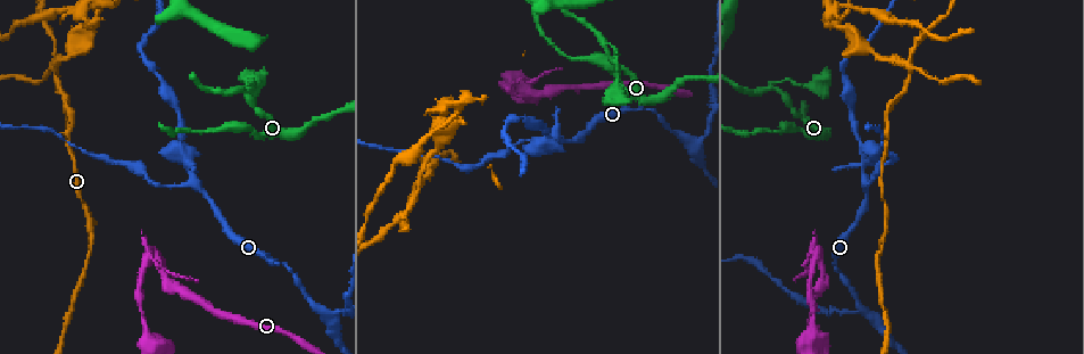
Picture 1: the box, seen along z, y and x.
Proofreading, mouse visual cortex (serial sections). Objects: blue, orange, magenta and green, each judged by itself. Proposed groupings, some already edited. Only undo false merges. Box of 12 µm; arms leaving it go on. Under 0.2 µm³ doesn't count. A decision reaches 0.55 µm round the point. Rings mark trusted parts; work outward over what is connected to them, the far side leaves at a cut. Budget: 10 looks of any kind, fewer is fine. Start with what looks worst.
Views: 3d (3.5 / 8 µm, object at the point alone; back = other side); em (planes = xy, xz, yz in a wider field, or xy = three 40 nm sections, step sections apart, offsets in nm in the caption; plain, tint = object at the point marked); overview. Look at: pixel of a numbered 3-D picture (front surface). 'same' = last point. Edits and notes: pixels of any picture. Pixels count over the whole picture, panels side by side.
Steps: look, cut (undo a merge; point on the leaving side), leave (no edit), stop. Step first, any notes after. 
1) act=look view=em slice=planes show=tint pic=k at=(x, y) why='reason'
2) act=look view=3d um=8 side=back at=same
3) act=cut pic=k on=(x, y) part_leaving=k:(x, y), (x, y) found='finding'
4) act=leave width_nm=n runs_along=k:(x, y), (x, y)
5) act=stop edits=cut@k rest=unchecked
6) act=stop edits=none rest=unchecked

act=look view=3d um=3.5 pic=1 at=(421, 185) why='four or more arms meet'

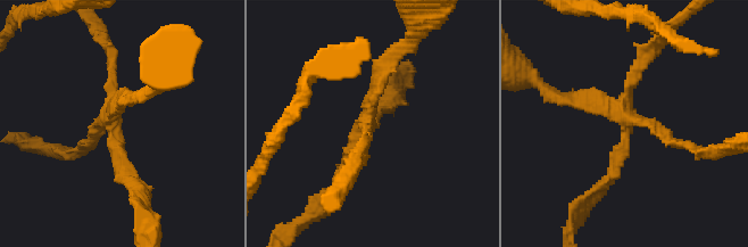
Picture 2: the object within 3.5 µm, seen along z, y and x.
act=look view=em slice=xy step=3 show=tint pic=2 at=(115, 122)

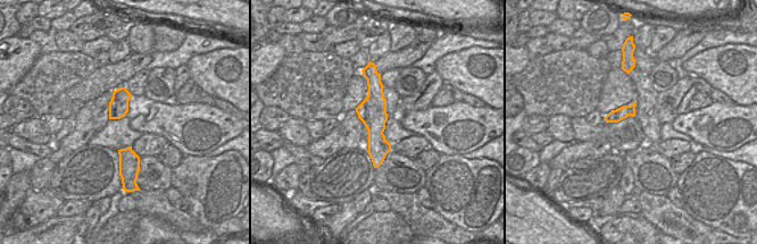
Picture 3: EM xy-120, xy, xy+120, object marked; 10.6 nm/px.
act=cut pic=2 on=(380, 82) width_nm=300 part_leaving=2:(367, 118), (377, 70), (416, 34) found='two cells meet here'

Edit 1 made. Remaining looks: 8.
act=look view=3d um=3.5 pic=1 at=(151, 260) why='abrupt turn'

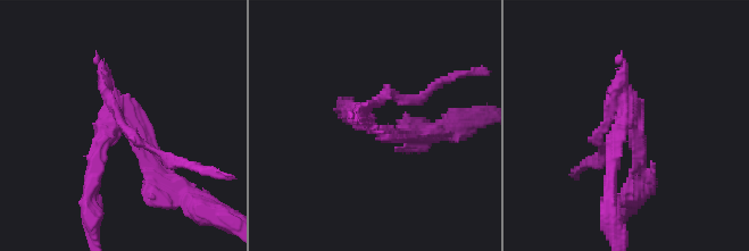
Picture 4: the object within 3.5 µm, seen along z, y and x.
act=look view=em slice=xy step=5 show=tint pic=4 at=(119, 122) why='shape alone is not enough'

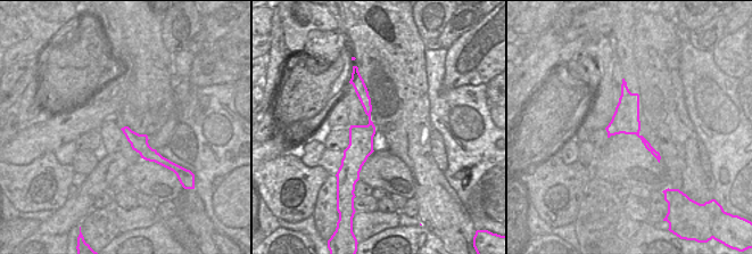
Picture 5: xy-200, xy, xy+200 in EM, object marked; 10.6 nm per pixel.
act=look view=em slice=xy step=2 show=tint at=same why='another direction'

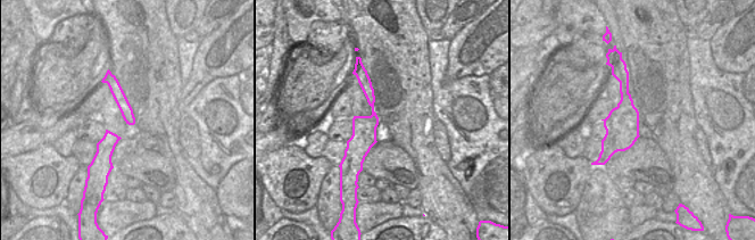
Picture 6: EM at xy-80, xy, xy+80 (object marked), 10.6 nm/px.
act=cut pic=4 on=(619, 131) part_leaving=4:(637, 136), (616, 136), (610, 199) found='a second cell is stuck on'

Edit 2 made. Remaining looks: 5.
act=look view=3d um=8 pic=1 at=(240, 90) why='a fork'

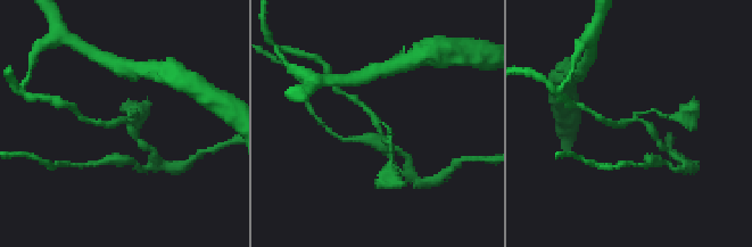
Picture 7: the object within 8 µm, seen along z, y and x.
act=look view=em slice=planes show=tint pic=7 at=(125, 118) arms=3 arm_widths_nm=150,200,200

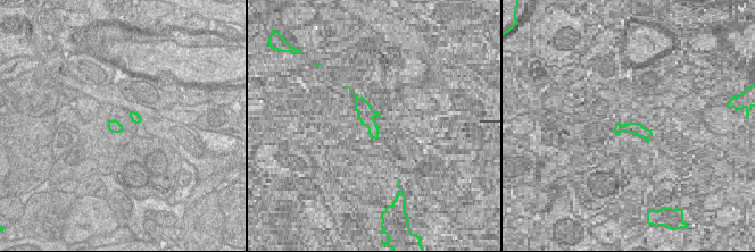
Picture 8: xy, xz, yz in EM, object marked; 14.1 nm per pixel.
act=leave runs_along=7:(139, 139), (125, 121), (135, 109) found='one cell here'

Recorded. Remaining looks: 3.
act=look view=3d um=3.5 pic=1 at=(861, 181) why='thin neck'

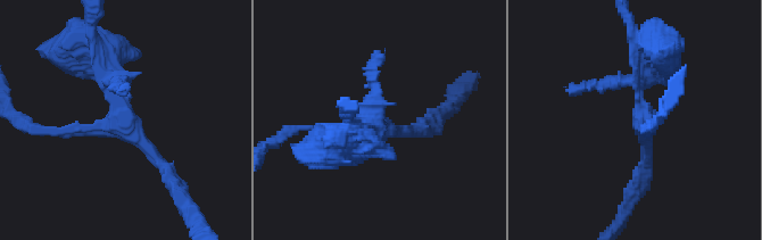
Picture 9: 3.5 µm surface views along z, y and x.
act=look view=em slice=xy step=3 show=tint pic=9 at=(127, 123) arms=3 arm_widths_nm=150,200,250 why='shape alone is not enough'

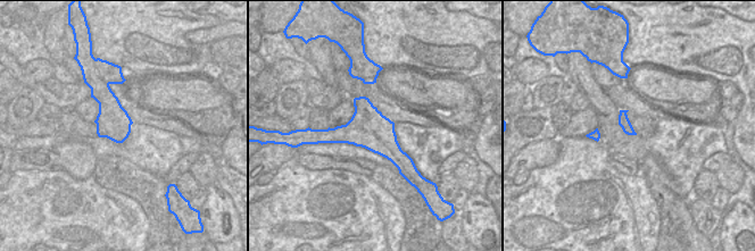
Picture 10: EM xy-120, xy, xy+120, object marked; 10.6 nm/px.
act=cut pic=9 on=(591, 84) found='a second cell is stuck on'

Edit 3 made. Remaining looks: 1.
act=stop edits=cut@2,cut@4,cut@9 rest=unchecked

